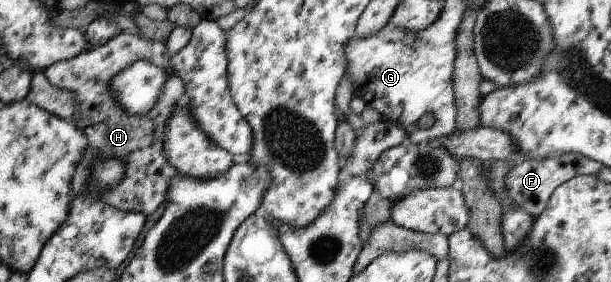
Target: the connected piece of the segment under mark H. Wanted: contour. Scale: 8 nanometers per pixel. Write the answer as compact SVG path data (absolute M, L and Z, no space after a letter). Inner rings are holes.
M121 32L109 43L96 49L89 48L77 59L54 64L46 70L54 86L60 86L62 90L76 94L78 114L74 116L73 121L83 126L83 132L89 138L85 159L78 164L78 171L74 176L74 199L78 196L94 196L104 200L113 208L123 212L142 212L144 216L158 210L158 206L164 200L169 200L171 183L178 178L179 173L166 156L166 130L169 128L174 112L177 111L179 102L185 99L185 82L179 76L170 76L165 92L157 100L153 110L146 116L132 116L118 106L110 88L110 80L114 79L114 74L122 72L124 68L132 66L138 60L150 60L154 64L161 65L162 68L168 68L170 58L169 50L162 42ZM102 158L122 160L122 164L125 164L124 178L116 186L106 190L94 188L94 162Z

